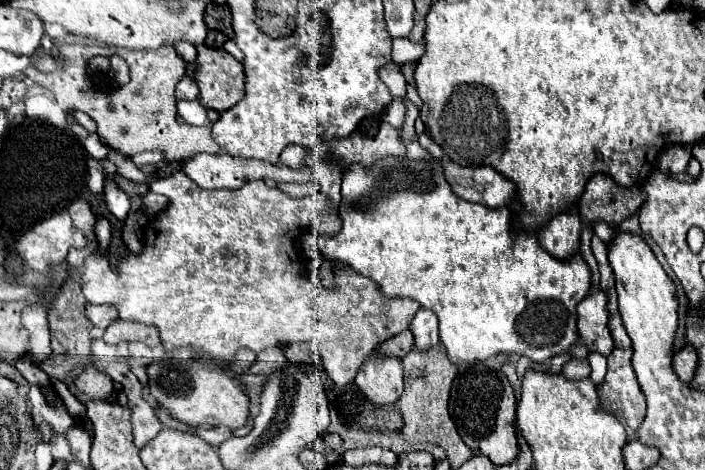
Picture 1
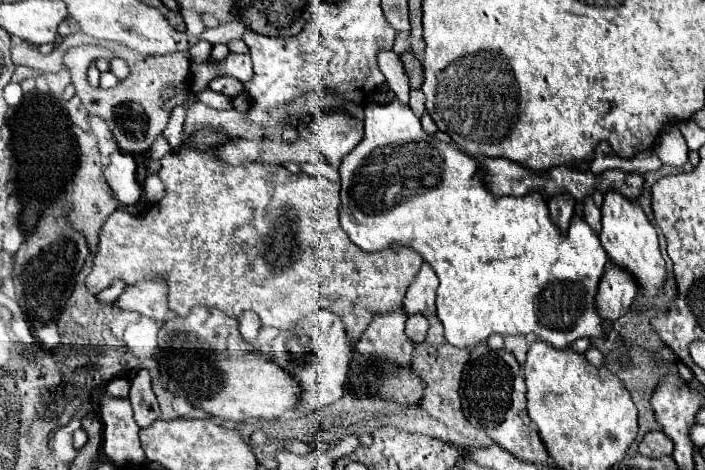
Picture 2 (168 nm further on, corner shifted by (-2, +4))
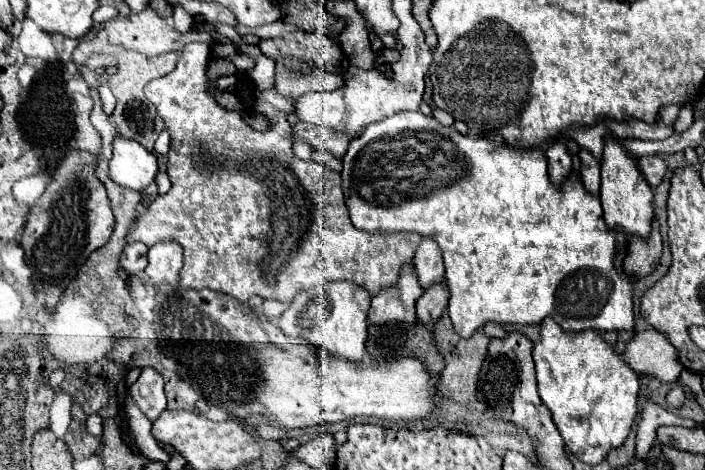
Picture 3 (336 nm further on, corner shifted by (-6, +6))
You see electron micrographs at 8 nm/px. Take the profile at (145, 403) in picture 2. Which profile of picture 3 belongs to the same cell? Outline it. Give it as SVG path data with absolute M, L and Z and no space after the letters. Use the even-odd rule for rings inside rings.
M144 367L138 381L130 387L130 393L140 407L140 411L150 419L158 419L158 415L166 409L166 395L164 395L164 381L160 373L152 367Z

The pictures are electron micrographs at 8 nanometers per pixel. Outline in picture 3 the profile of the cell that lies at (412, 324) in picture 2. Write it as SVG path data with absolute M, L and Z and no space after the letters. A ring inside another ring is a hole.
M444 283L432 285L418 299L418 303L416 303L416 319L418 319L418 323L424 325L424 327L432 327L440 319L440 313L442 313L440 305L442 305L442 311L448 305L448 289L446 289Z

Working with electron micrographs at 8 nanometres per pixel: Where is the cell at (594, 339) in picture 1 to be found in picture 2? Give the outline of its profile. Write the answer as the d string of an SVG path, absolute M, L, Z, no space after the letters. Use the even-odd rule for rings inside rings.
M610 265L600 281L596 297L598 313L604 317L604 321L616 321L628 311L638 291L640 285L636 283L632 273L628 273L618 265Z

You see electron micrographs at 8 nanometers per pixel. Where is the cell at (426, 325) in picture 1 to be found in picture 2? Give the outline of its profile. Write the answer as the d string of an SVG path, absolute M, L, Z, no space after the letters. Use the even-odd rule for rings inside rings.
M424 261L404 297L404 309L408 311L408 315L420 313L420 311L424 311L424 315L434 313L436 311L436 289L438 289L438 277L434 269Z

